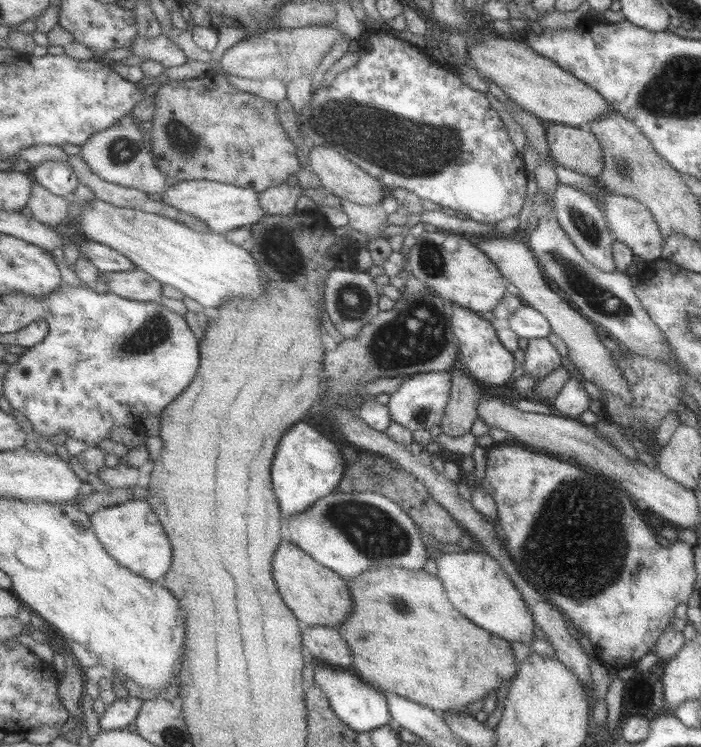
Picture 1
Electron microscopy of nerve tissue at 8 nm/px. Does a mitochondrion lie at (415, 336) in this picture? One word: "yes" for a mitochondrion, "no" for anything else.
yes

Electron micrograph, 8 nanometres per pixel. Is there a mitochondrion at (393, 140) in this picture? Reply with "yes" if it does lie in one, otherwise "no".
yes

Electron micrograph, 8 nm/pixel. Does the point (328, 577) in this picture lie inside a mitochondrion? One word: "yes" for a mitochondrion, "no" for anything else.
no

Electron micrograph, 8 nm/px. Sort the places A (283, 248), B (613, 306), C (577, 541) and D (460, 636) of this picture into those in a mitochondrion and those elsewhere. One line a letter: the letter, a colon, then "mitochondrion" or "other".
A: mitochondrion
B: mitochondrion
C: mitochondrion
D: other

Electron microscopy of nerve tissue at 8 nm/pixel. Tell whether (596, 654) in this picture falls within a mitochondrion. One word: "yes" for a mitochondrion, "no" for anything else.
no

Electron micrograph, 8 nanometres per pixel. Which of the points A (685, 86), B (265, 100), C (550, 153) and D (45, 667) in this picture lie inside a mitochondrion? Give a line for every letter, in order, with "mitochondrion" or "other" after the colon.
A: mitochondrion
B: other
C: other
D: other

